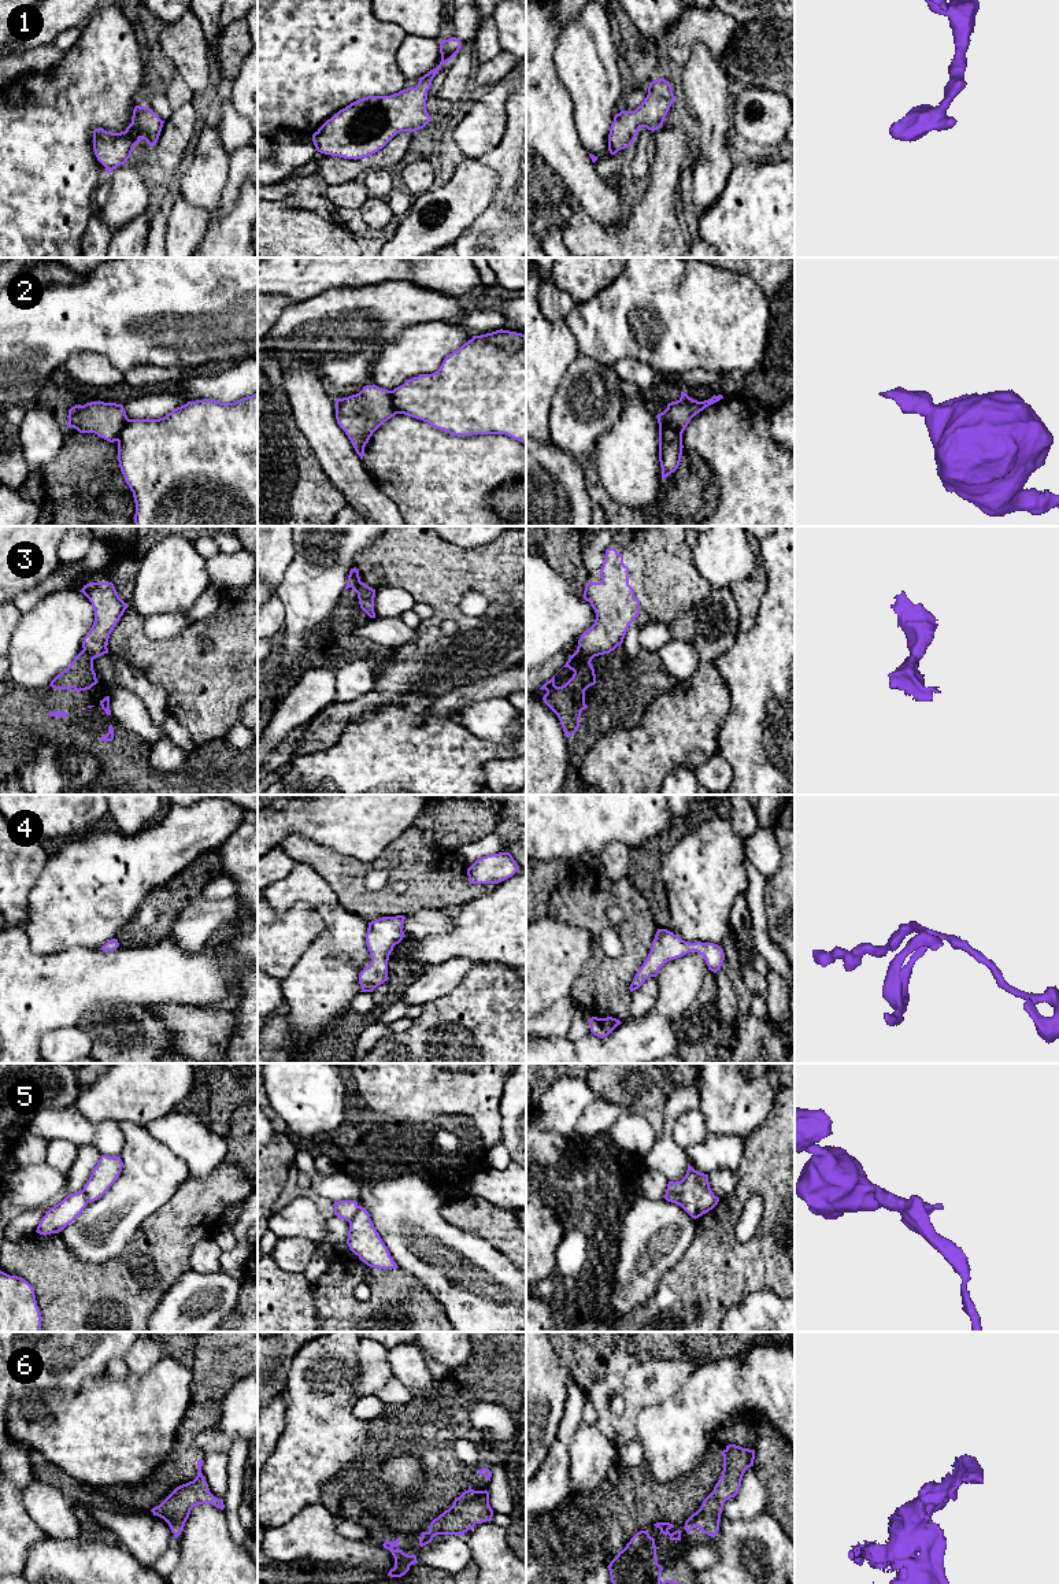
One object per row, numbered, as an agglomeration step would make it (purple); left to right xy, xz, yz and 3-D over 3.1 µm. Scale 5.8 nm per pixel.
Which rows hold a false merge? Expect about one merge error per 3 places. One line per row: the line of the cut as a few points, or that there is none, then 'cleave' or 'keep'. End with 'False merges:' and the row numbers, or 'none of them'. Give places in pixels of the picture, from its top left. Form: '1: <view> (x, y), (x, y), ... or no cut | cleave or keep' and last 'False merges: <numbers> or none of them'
1: no cut | keep
2: xz (391, 391), (391, 402), (397, 413) | cleave
3: yz (577, 650), (593, 657) | cleave
4: no cut | keep
5: yz (666, 1191), (682, 1206) | cleave
6: no cut | keep
False merges: 2, 3, 5

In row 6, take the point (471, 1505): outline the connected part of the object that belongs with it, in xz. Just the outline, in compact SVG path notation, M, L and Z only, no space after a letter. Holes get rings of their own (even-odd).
M469 1487L452 1506L430 1522L429 1531L422 1532L419 1546L432 1543L437 1535L460 1535L474 1528L477 1524L492 1521L493 1510L489 1505L489 1492L474 1491Z

